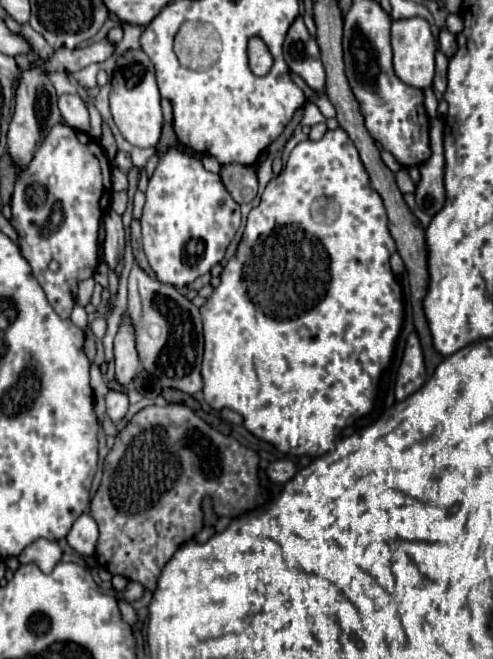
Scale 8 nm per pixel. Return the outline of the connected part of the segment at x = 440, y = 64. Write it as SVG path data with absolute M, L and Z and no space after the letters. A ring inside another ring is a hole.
M437 52L437 72L435 72L433 88L437 94L443 94L447 88L447 58L441 52Z

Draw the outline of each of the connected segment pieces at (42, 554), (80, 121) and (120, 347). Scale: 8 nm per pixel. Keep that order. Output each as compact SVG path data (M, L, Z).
M37 540L21 552L19 560L21 564L31 564L31 562L37 564L41 572L51 572L55 564L61 562L61 548L57 542Z
M79 94L59 96L57 106L59 106L59 112L61 112L63 120L71 128L77 128L81 132L89 132L89 114L87 114L87 108L85 108L83 100L79 98Z
M123 318L123 324L119 328L119 334L115 336L115 376L121 386L127 386L135 372L139 372L139 360L133 340L133 326L127 318Z

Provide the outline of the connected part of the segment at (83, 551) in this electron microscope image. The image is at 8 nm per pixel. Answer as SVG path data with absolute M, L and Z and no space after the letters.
M81 514L73 528L67 534L69 546L79 552L81 556L91 556L95 554L95 544L97 544L97 522L93 520L91 514Z

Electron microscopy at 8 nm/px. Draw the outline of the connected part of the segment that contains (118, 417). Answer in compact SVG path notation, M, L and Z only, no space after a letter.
M109 390L109 394L105 396L105 402L107 402L107 416L111 418L113 424L119 424L125 418L127 408L129 408L127 396L123 392Z

